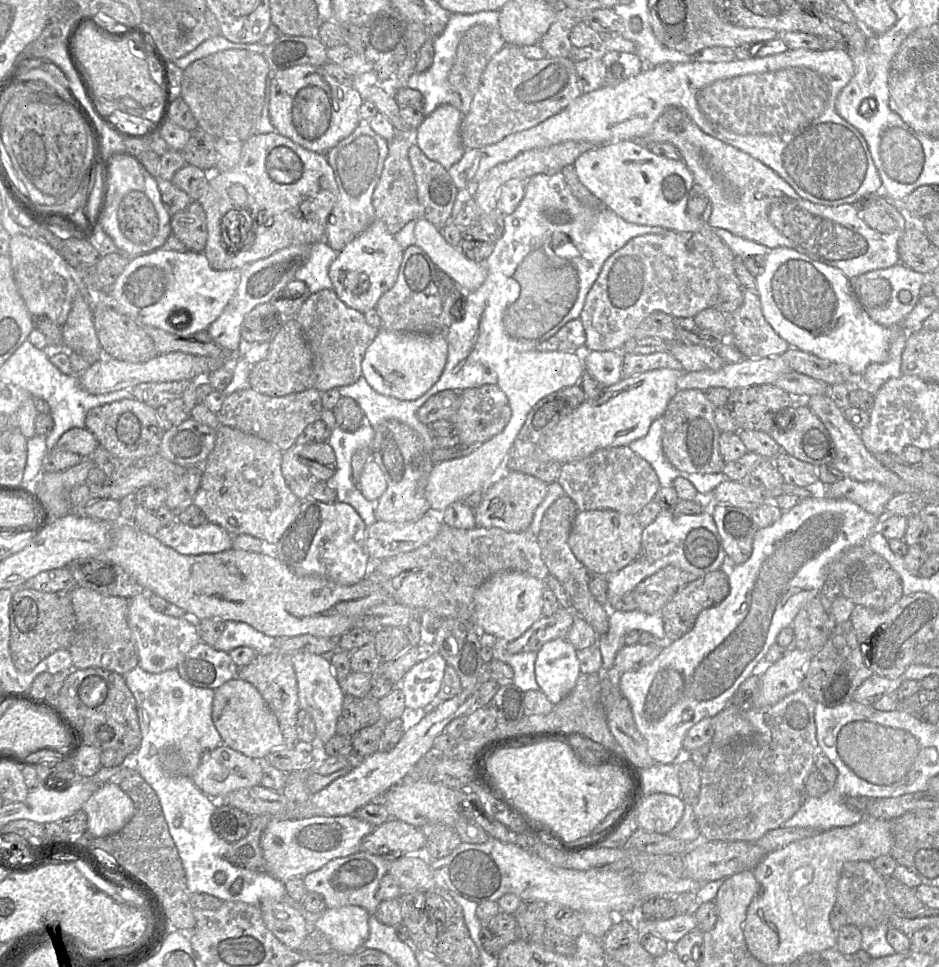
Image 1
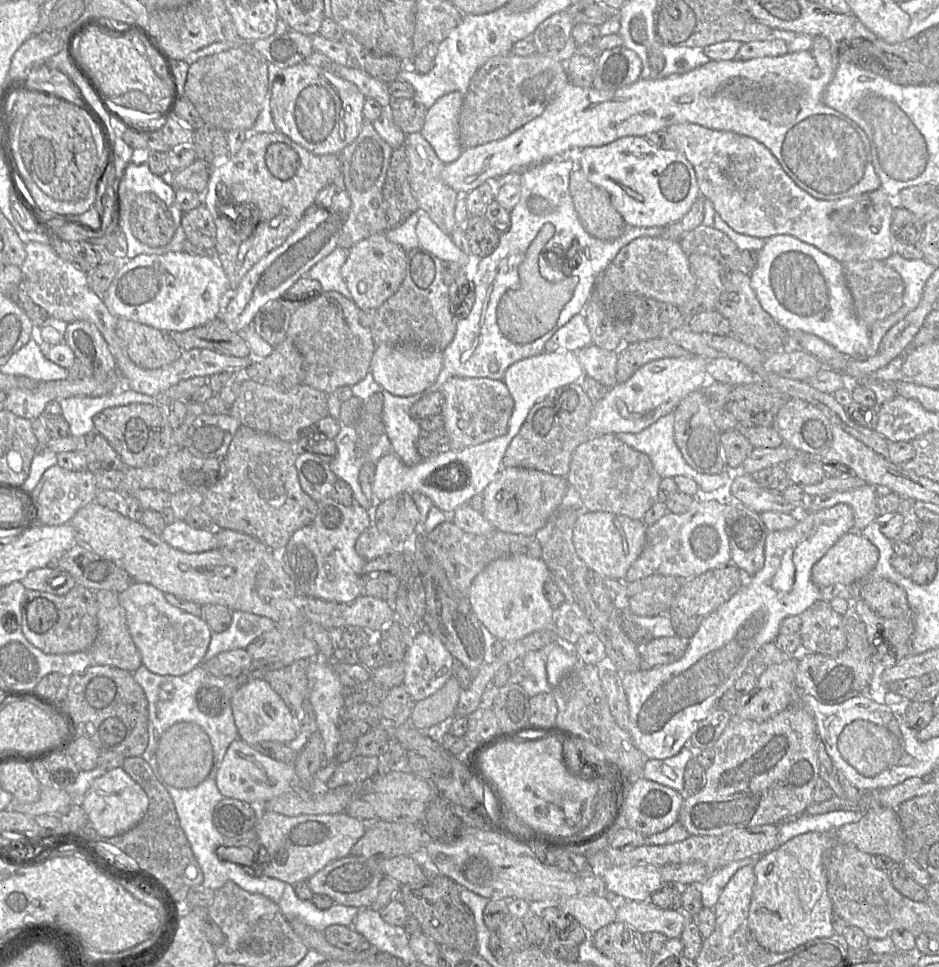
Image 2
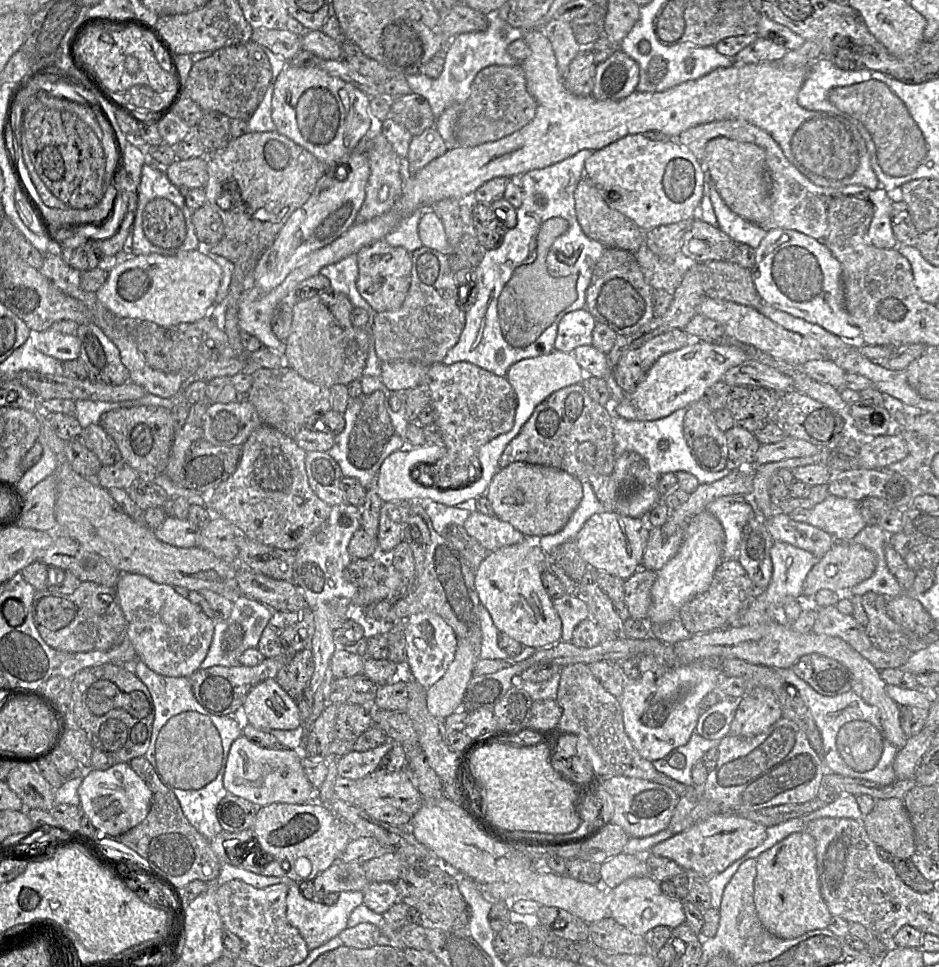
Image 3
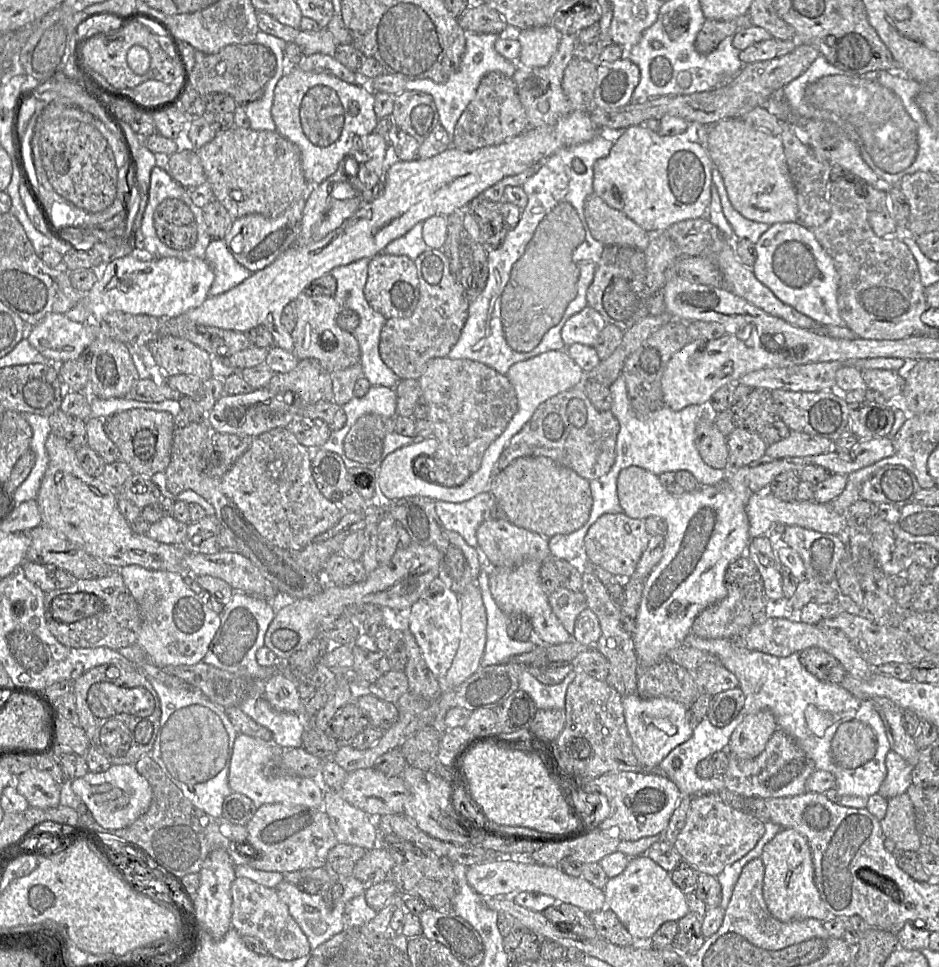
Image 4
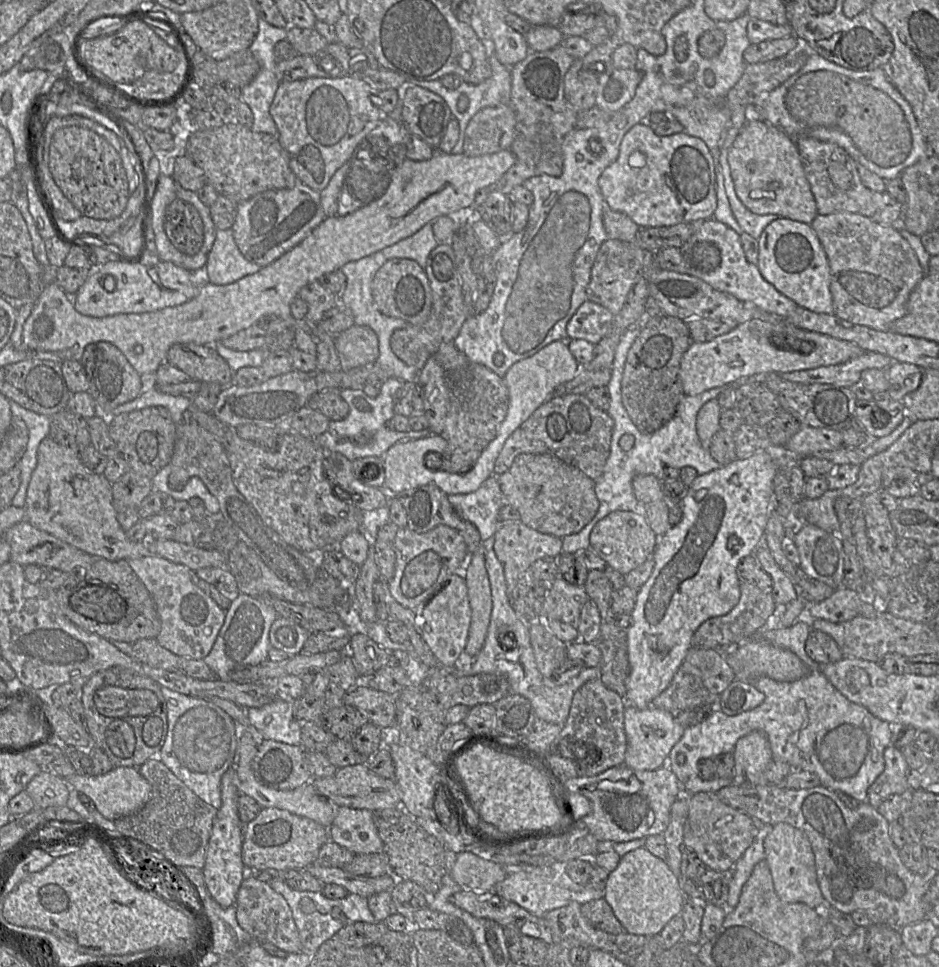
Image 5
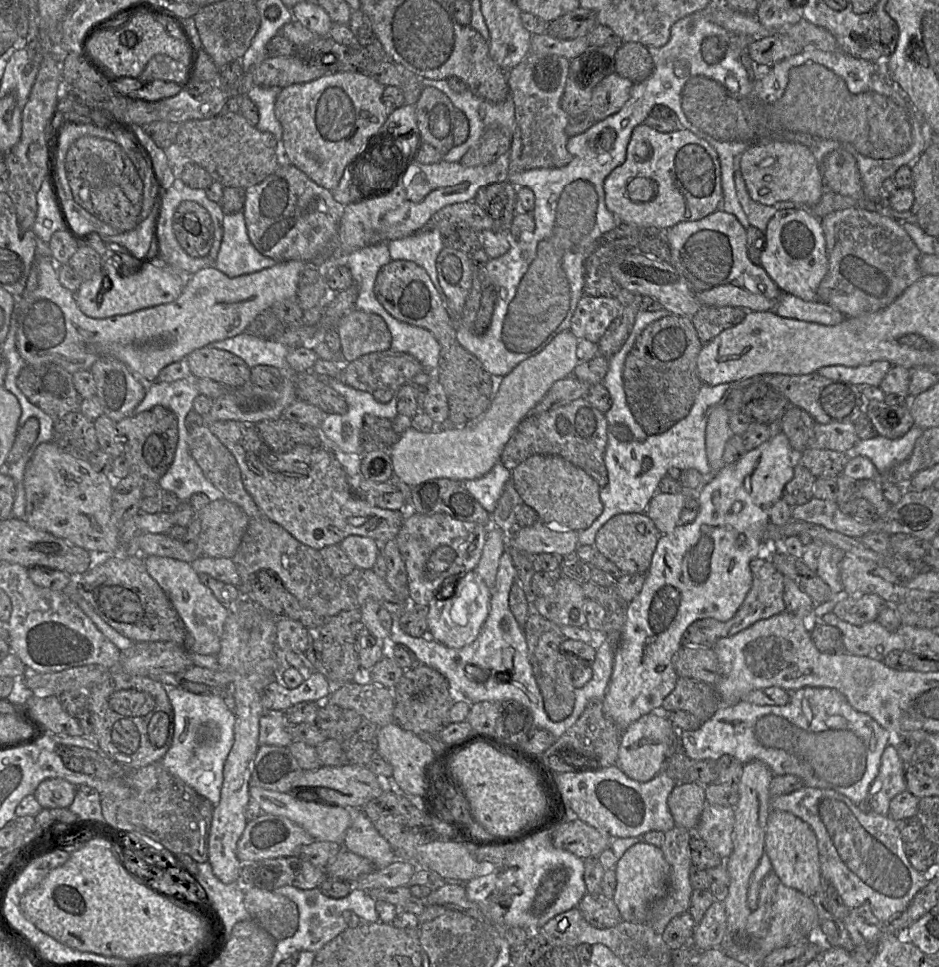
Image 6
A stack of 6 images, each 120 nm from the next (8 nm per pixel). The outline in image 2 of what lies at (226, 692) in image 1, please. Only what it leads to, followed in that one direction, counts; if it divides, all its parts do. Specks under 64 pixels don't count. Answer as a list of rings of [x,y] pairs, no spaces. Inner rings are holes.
[[[254,679],[239,687],[230,706],[238,731],[238,738],[249,745],[262,741],[288,743],[298,735],[297,721],[283,699],[264,679]]]

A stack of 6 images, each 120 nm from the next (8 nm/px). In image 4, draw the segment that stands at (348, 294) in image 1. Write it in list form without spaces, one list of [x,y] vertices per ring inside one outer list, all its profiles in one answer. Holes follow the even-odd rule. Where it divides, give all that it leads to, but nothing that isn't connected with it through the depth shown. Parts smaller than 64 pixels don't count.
[[[379,253],[371,258],[364,294],[369,304],[387,319],[410,317],[419,301],[419,279],[412,259],[403,255]]]

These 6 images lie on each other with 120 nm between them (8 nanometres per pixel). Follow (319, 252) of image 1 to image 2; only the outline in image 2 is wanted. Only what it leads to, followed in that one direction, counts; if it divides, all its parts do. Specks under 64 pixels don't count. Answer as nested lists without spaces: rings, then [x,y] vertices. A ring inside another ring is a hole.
[[[337,247],[312,266],[306,276],[319,281],[323,292],[336,291],[351,300],[351,294],[341,275],[341,267],[345,263],[347,255],[348,249]]]

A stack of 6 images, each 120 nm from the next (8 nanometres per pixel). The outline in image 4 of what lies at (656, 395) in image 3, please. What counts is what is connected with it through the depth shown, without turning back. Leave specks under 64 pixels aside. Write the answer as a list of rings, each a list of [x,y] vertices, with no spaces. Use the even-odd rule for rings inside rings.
[[[725,334],[713,340],[695,340],[688,343],[676,352],[665,368],[661,379],[661,388],[665,406],[673,411],[680,411],[690,405],[706,406],[711,396],[721,387],[737,381],[750,372],[761,369],[785,368],[793,365],[792,360],[786,356],[791,355],[791,350],[782,353],[771,353],[765,343],[756,345],[752,340],[740,340],[735,334]]]

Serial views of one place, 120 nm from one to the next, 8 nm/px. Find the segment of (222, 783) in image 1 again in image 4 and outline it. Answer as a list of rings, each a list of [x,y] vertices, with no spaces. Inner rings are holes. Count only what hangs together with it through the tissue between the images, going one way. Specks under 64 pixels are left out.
[[[242,733],[234,742],[233,754],[228,772],[228,784],[232,792],[240,793],[250,798],[255,806],[259,808],[264,804],[289,804],[295,806],[304,806],[309,808],[322,808],[324,801],[325,788],[319,782],[319,779],[304,778],[300,776],[282,776],[267,777],[264,774],[264,766],[281,749],[288,749],[276,746],[273,742],[266,742]]]

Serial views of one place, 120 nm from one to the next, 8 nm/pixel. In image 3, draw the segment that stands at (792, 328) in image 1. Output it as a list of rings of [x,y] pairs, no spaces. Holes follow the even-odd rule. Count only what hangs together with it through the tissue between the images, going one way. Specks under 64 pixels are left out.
[[[769,230],[755,249],[755,264],[751,269],[751,274],[763,303],[809,323],[819,325],[842,338],[846,343],[859,343],[861,345],[861,331],[851,321],[844,305],[841,265],[821,240],[796,230]]]

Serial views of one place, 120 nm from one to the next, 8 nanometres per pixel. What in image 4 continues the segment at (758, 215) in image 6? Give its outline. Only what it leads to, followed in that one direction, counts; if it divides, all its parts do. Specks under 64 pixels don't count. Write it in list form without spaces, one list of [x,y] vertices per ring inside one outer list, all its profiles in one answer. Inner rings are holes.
[[[714,165],[712,183],[717,188],[723,214],[734,232],[735,239],[747,239],[756,244],[771,225],[746,219],[734,209],[729,200],[722,175]]]

